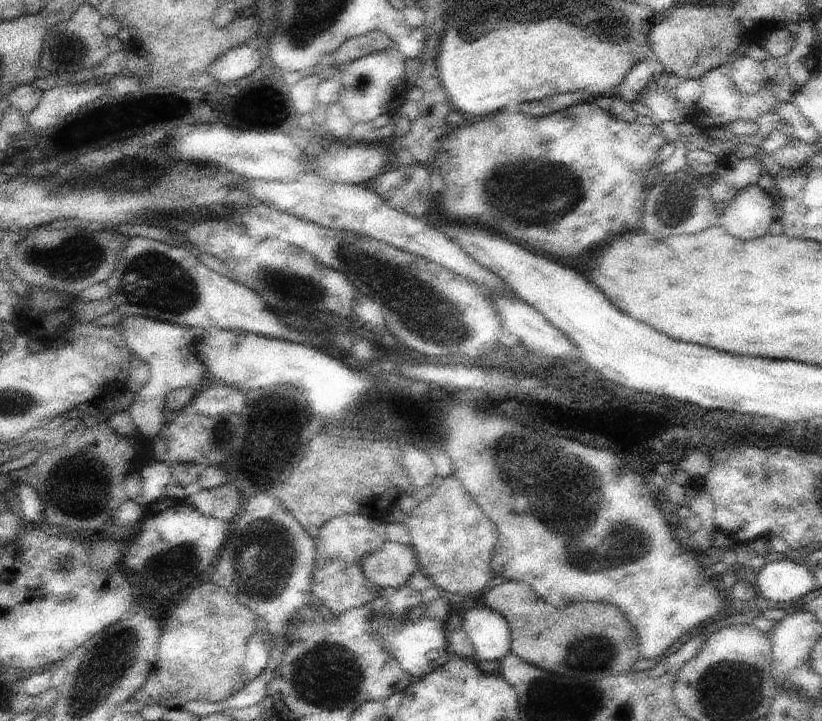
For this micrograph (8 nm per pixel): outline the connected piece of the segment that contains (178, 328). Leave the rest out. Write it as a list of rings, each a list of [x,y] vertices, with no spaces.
[[[123,315],[114,327],[118,328],[124,342],[150,367],[148,382],[131,395],[128,409],[139,432],[152,440],[166,425],[162,410],[168,394],[180,387],[201,390],[202,375],[207,370],[195,353],[198,334],[194,329],[142,315]]]

